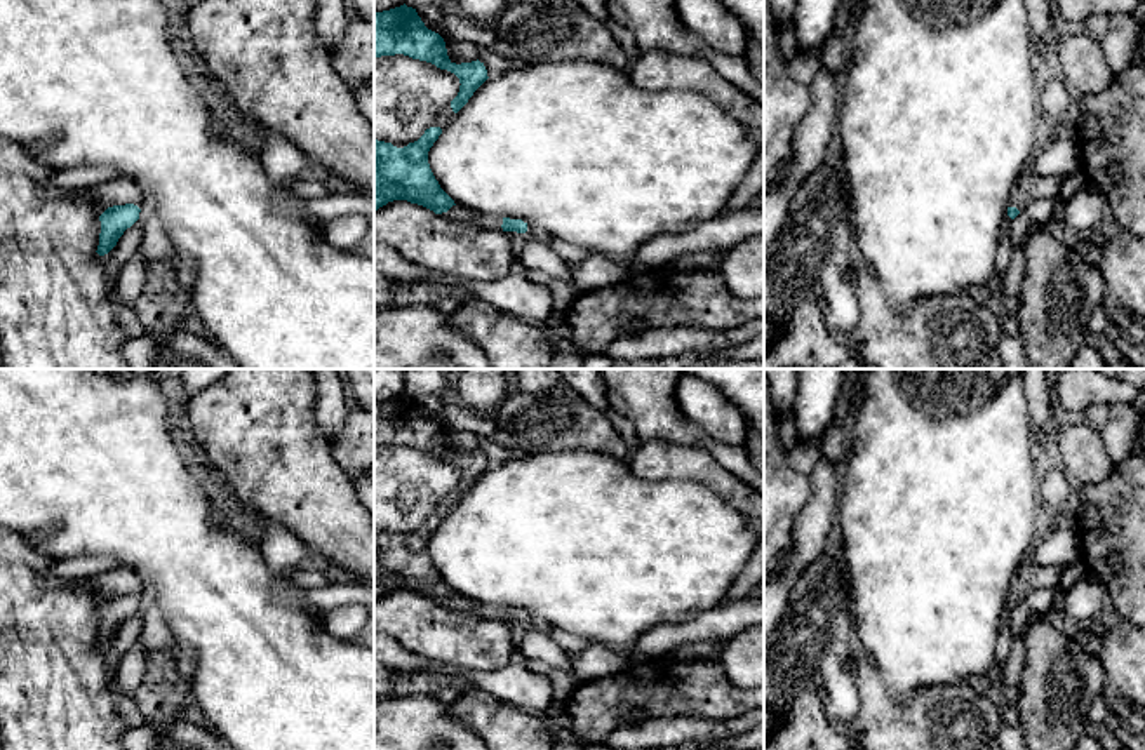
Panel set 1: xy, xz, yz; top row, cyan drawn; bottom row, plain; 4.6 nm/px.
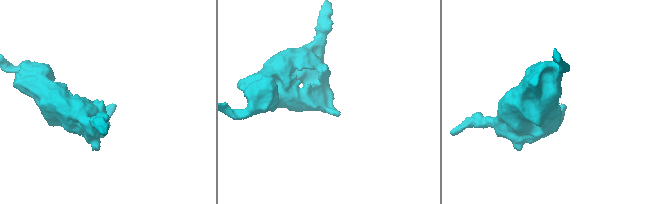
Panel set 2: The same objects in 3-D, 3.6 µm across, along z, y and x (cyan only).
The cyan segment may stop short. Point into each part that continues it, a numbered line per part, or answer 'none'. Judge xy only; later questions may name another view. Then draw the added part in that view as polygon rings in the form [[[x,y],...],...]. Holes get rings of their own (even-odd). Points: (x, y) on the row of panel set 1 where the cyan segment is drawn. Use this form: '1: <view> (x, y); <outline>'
1: xy (117, 192); [[[111,179],[82,190],[92,198],[94,211],[101,216],[108,207],[134,204],[143,209],[144,193],[137,184],[125,179]]]

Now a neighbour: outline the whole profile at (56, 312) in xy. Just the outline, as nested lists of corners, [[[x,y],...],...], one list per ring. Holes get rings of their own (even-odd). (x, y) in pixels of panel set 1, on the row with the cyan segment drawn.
[[[0,136],[0,346],[3,369],[127,369],[120,357],[122,345],[134,336],[134,332],[122,329],[115,320],[115,308],[118,303],[111,299],[115,280],[106,273],[106,261],[113,249],[99,256],[101,221],[94,211],[92,198],[82,190],[57,190],[50,184],[52,174],[57,172],[42,164],[28,148],[23,148]]]

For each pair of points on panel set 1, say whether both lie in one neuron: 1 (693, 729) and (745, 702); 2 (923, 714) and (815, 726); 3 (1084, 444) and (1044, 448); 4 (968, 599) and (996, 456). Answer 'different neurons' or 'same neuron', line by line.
1: different neurons
2: different neurons
3: different neurons
4: same neuron

